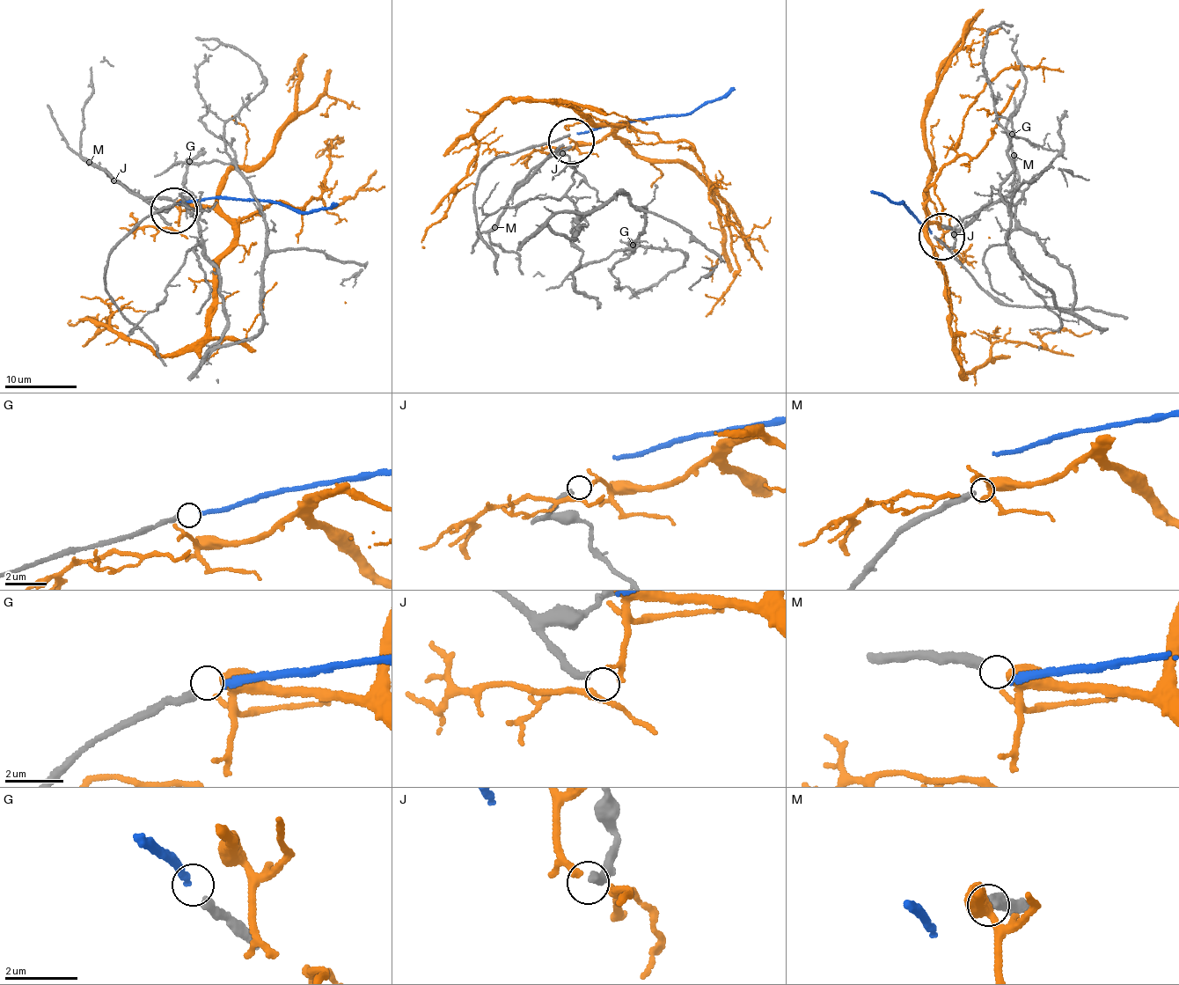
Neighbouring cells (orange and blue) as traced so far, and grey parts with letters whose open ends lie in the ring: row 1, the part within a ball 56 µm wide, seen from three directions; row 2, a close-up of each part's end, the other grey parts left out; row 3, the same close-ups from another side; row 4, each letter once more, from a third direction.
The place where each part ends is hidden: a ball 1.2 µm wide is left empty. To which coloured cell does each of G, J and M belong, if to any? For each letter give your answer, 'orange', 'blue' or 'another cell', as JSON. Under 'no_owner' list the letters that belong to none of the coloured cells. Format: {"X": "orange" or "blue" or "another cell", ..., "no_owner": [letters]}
{"G": "blue", "J": "another cell", "M": "orange", "no_owner": ["J"]}

